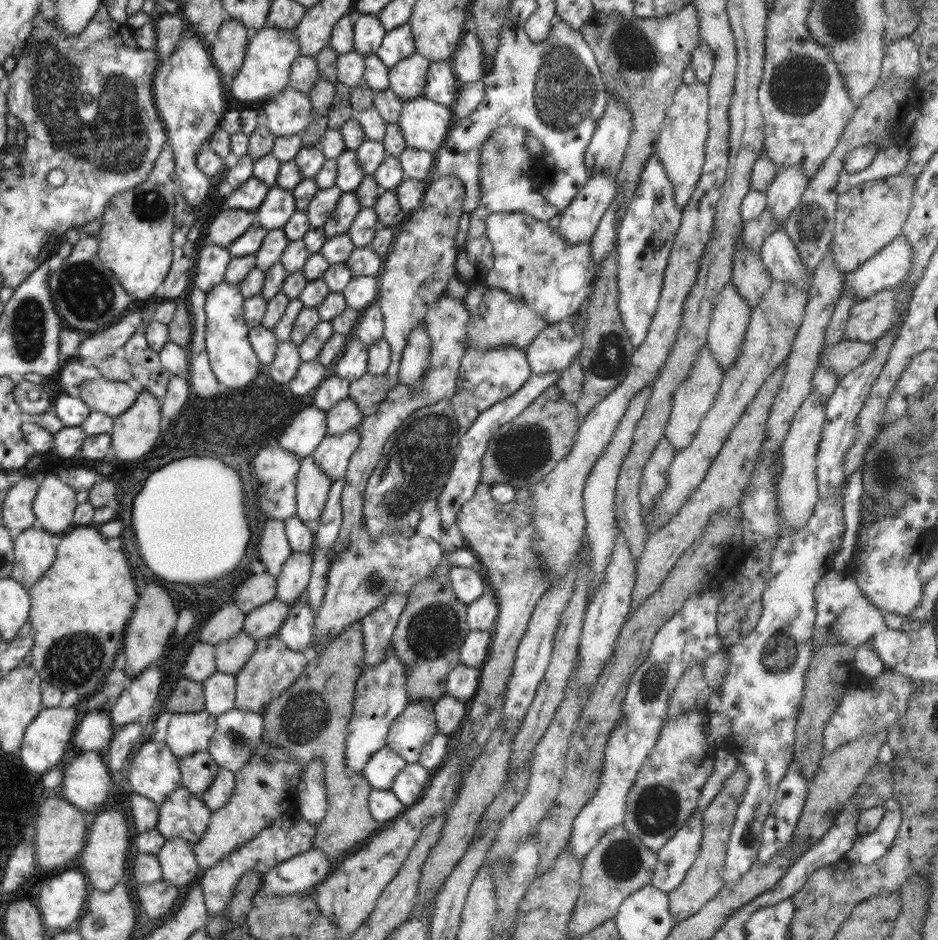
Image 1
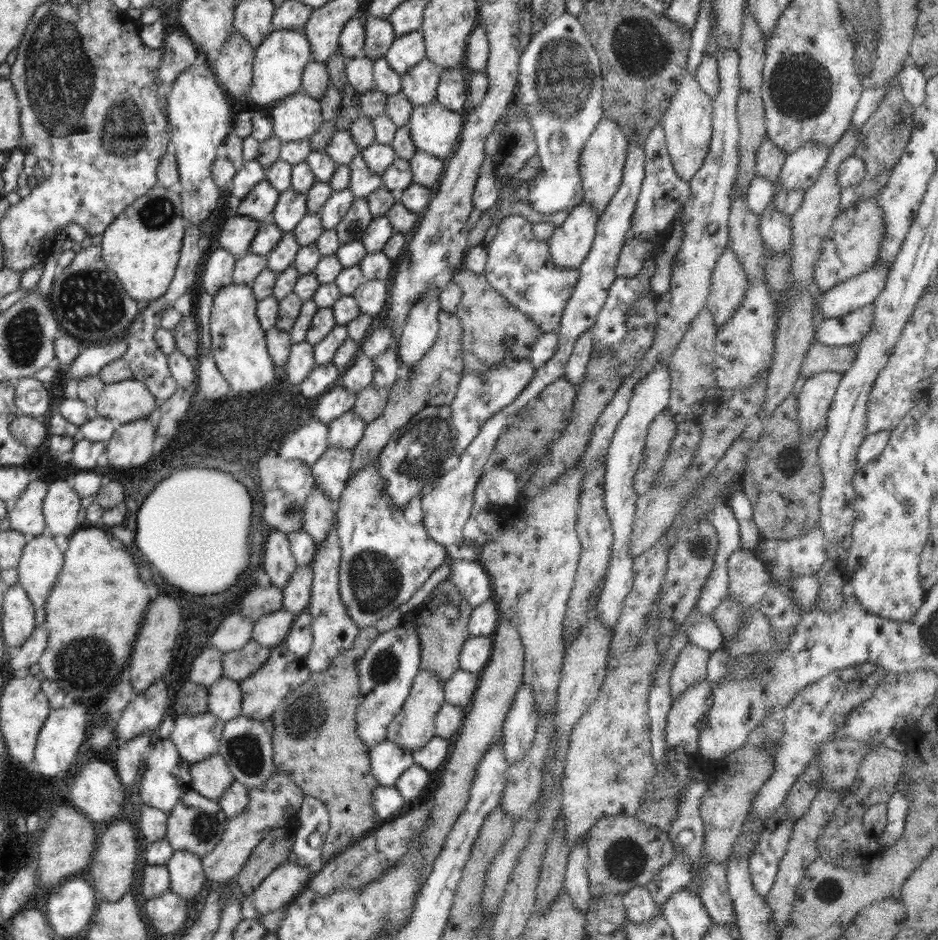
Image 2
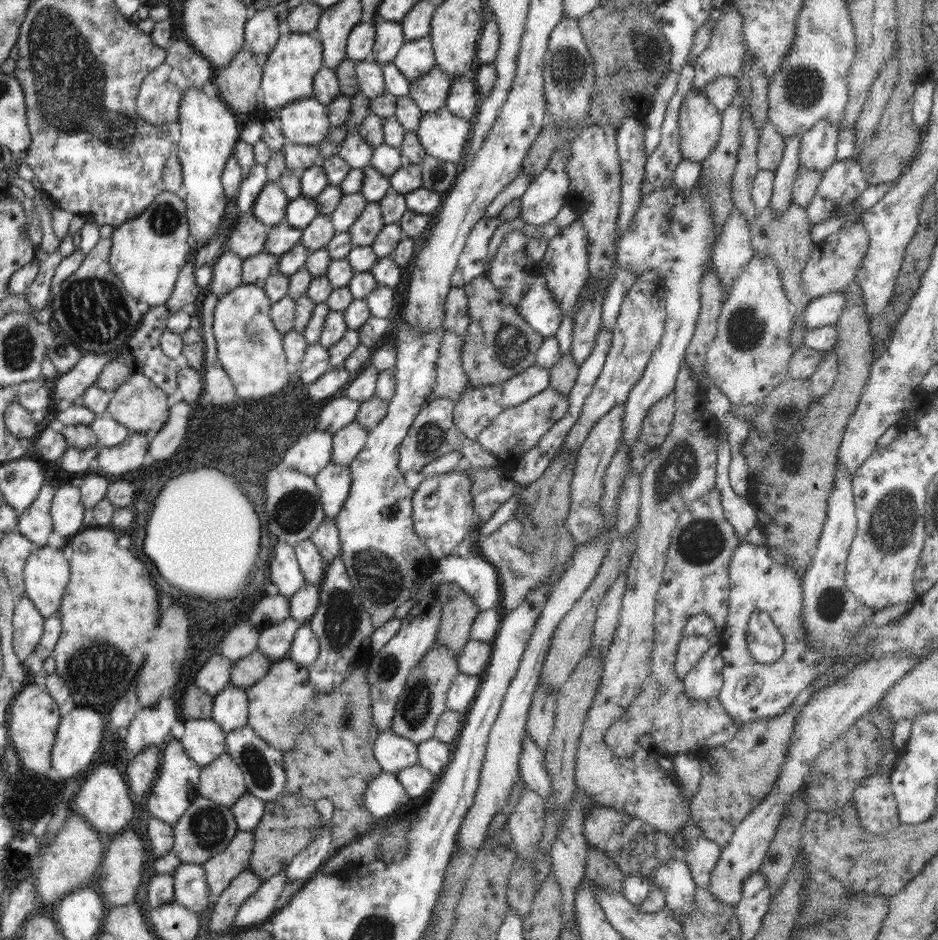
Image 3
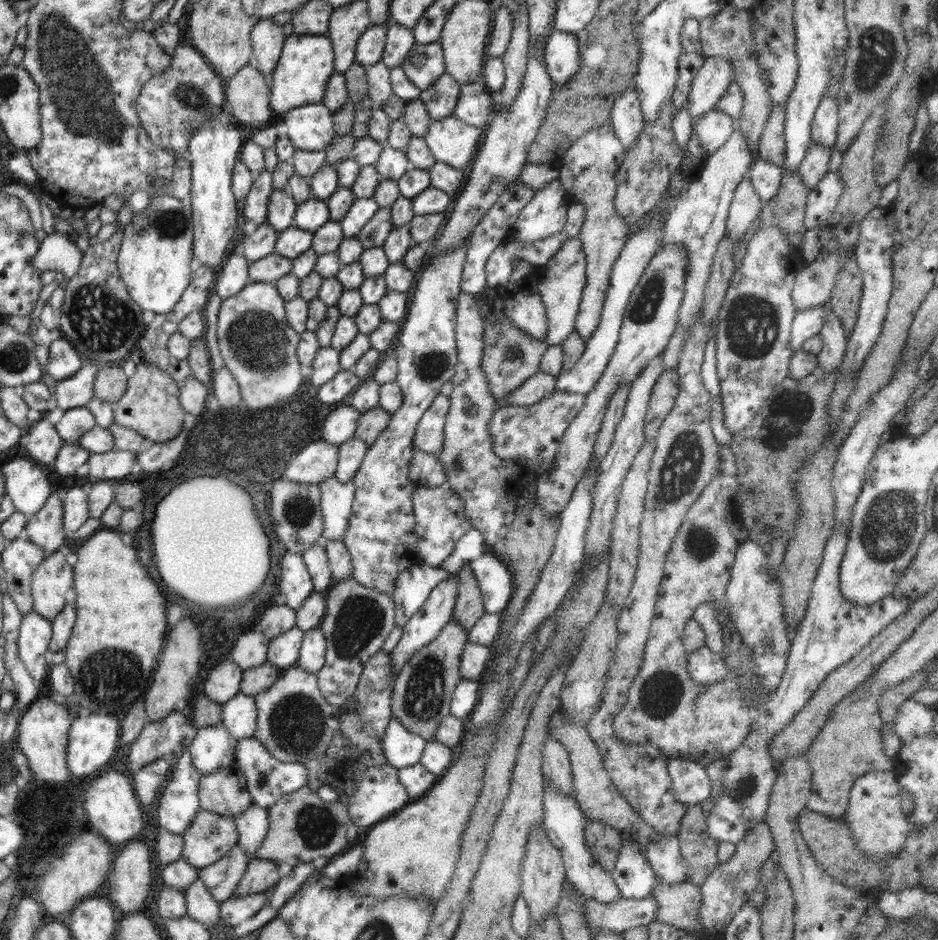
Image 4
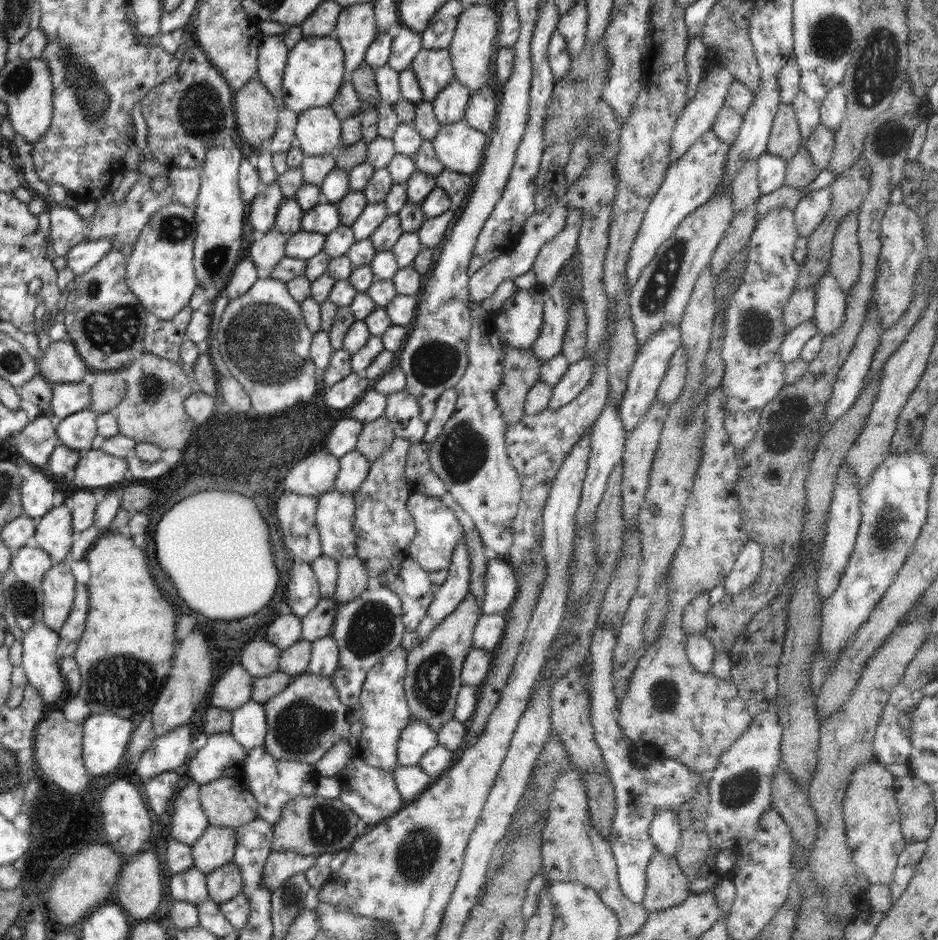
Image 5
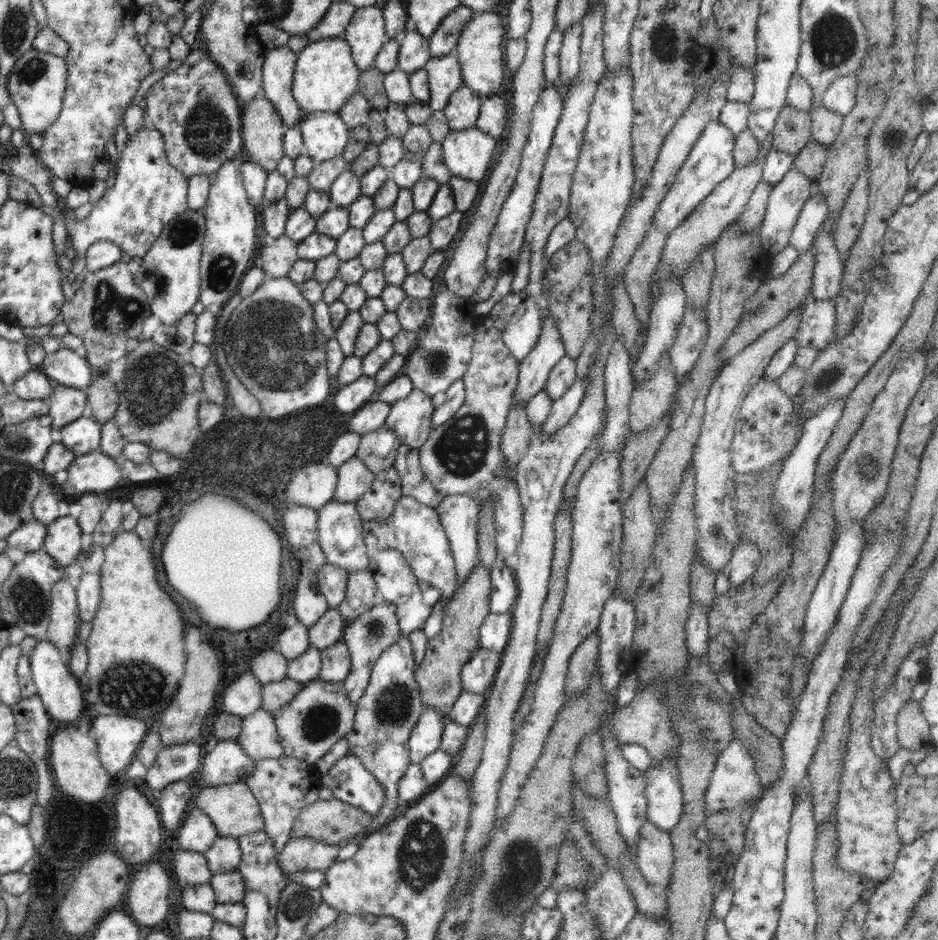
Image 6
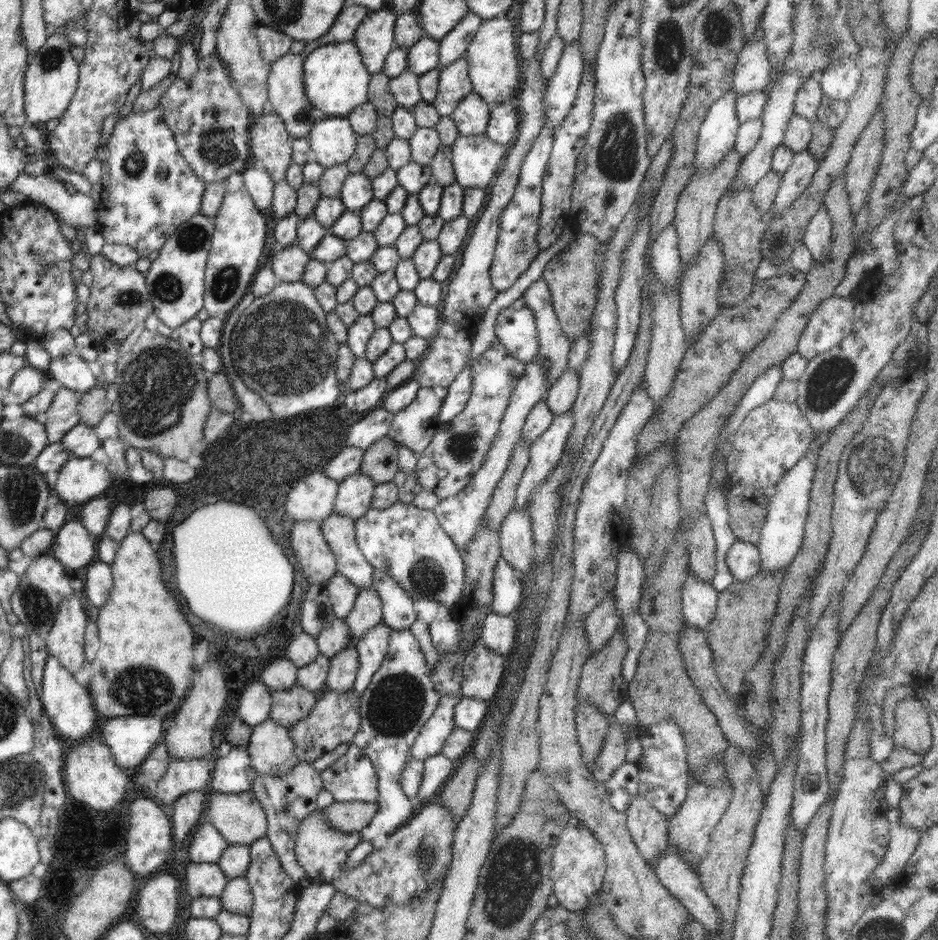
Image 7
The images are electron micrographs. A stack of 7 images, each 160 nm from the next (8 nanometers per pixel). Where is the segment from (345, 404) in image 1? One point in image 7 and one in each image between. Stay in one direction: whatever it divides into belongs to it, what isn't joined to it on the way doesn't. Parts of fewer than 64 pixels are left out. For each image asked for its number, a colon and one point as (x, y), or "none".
2: (345, 431)
3: (348, 441)
4: (351, 453)
5: (353, 466)
6: (353, 477)
7: (353, 499)

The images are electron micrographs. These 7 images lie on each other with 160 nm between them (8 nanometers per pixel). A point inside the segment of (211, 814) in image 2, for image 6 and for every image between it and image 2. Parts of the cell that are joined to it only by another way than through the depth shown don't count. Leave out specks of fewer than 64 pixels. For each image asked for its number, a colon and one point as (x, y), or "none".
3: (205, 828)
4: (211, 835)
5: (215, 847)
6: (224, 855)

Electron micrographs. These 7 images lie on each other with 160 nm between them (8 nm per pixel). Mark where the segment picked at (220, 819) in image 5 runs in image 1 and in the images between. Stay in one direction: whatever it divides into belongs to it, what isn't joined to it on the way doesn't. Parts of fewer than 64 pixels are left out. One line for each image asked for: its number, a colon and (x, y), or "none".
1: (197, 771)
2: (210, 778)
3: (222, 781)
4: (224, 792)

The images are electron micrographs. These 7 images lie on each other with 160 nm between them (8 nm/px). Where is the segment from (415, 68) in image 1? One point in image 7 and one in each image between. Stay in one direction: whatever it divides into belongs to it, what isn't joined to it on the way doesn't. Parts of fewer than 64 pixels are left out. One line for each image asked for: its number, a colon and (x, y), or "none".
2: (419, 84)
3: (429, 91)
4: (440, 97)
5: (450, 104)
6: (463, 106)
7: (471, 116)

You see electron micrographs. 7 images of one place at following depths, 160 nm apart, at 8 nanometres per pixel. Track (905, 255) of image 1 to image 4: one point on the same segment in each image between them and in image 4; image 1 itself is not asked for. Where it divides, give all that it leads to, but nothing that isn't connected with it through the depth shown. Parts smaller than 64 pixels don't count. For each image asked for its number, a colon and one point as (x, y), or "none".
2: (862, 290)
3: (825, 310)
4: (807, 323)

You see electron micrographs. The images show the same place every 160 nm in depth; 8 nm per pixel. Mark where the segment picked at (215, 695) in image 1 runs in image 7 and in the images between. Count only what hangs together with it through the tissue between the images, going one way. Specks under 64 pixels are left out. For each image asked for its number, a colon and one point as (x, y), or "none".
2: (224, 701)
3: (230, 711)
4: (239, 715)
5: (249, 727)
6: (259, 738)
7: (271, 750)

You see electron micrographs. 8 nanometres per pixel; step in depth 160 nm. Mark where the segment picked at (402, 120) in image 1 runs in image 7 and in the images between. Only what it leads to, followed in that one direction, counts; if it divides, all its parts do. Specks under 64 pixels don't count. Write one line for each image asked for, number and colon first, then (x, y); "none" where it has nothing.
2: (436, 130)
3: (444, 135)
4: (450, 140)
5: (459, 147)
6: (469, 153)
7: (476, 159)

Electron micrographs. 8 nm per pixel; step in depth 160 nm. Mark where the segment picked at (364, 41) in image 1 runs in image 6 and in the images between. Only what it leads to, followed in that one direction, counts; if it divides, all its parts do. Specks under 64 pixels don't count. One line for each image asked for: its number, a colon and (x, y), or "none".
2: (379, 34)
3: (389, 38)
4: (399, 40)
5: (407, 43)
6: (413, 53)

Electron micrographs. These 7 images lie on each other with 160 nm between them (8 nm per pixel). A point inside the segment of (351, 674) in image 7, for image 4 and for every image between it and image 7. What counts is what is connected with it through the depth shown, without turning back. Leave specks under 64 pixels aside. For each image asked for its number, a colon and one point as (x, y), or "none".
4: (311, 657)
5: (324, 658)
6: (335, 660)

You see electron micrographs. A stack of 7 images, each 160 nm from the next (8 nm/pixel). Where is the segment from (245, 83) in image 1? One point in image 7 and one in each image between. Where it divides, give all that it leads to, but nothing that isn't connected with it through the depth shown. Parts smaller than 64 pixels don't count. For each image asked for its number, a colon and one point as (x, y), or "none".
2: (279, 60)
3: (288, 74)
4: (306, 62)
5: (315, 70)
6: (325, 76)
7: (335, 79)

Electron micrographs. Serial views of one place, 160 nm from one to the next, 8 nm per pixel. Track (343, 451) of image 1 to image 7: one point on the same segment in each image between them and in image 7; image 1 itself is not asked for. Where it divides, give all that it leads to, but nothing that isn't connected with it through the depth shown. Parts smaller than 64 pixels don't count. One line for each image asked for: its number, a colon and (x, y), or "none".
2: (331, 471)
3: (334, 481)
4: (337, 497)
5: (335, 513)
6: (339, 525)
7: (339, 531)

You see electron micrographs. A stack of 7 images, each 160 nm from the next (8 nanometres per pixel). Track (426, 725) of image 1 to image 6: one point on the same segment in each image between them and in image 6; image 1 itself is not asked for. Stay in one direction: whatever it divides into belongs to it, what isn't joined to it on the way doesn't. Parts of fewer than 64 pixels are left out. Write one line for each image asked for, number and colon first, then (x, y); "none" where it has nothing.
2: (414, 726)
3: (424, 700)
4: (423, 690)
5: (432, 683)
6: (439, 674)

